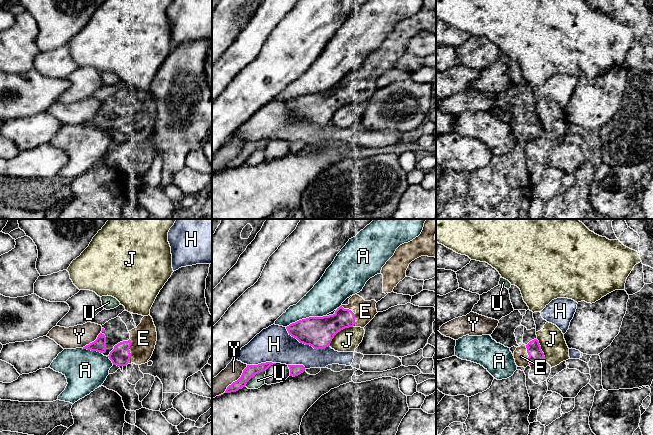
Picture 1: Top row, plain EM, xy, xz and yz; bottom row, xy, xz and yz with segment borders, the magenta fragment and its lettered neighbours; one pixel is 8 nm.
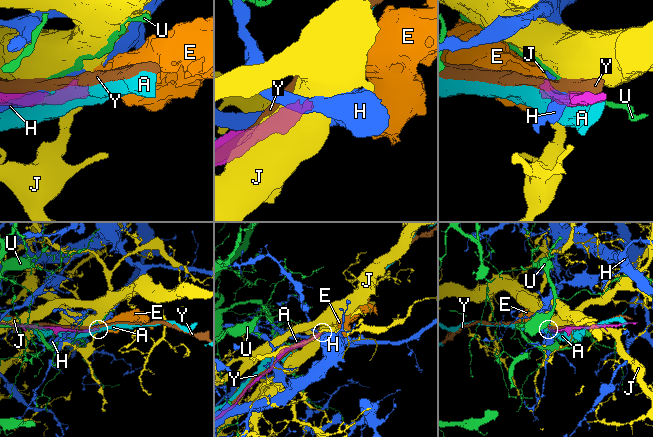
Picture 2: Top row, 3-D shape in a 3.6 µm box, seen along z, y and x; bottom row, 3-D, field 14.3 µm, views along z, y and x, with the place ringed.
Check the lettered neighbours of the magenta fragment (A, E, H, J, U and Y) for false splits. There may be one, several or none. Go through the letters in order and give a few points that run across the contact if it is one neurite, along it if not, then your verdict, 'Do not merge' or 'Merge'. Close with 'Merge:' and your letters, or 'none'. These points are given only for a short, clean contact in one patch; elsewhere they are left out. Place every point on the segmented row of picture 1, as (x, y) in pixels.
A: Do not merge
E: Merge
H: Do not merge
J: Line: xz (352, 326), (341, 329), (329, 345). Do not merge
U: Do not merge
Y: Do not merge
Merge: E

